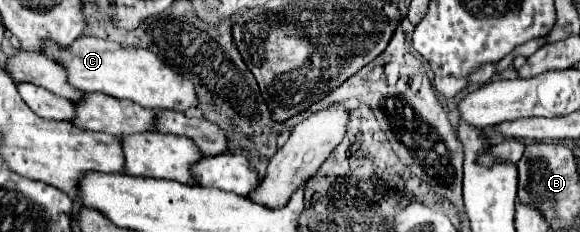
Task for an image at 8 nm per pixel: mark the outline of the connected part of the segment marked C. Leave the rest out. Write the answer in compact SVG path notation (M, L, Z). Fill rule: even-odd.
M83 34L67 48L55 48L55 44L47 44L45 56L57 64L63 64L63 68L67 68L67 82L81 92L101 92L113 98L127 98L153 110L175 108L179 104L181 112L187 112L197 104L193 84L165 66L151 50L129 48L111 40Z

